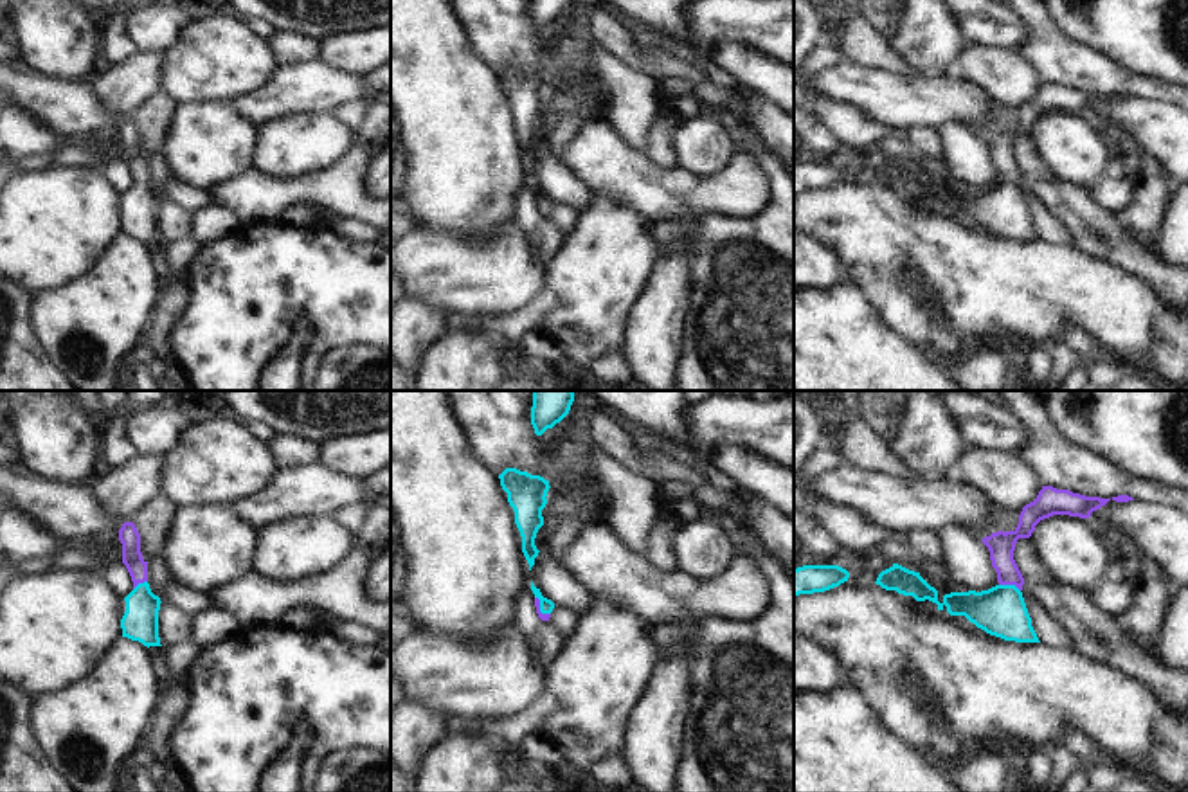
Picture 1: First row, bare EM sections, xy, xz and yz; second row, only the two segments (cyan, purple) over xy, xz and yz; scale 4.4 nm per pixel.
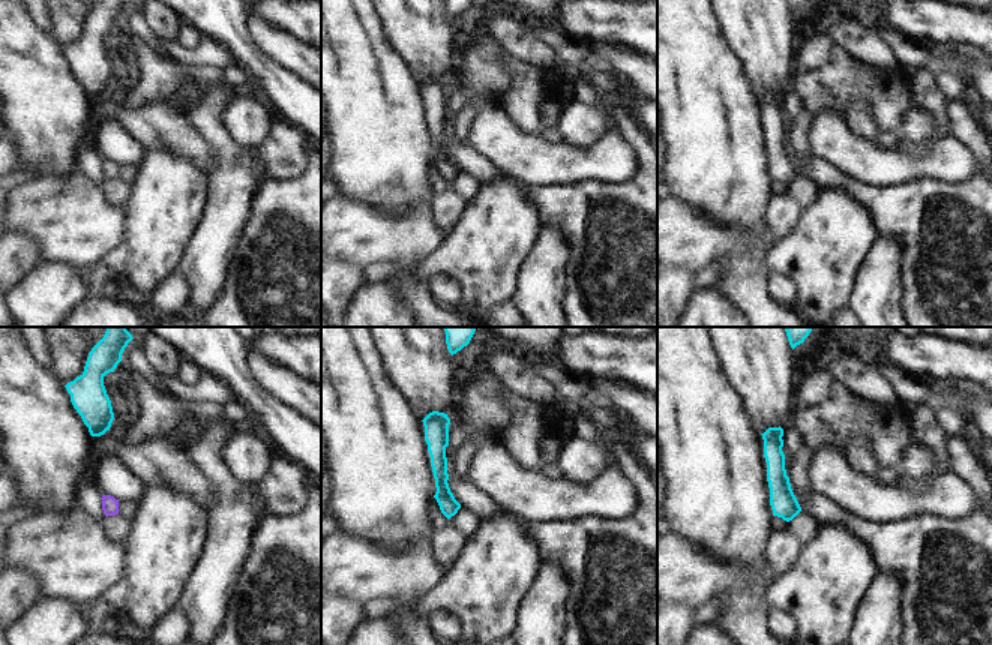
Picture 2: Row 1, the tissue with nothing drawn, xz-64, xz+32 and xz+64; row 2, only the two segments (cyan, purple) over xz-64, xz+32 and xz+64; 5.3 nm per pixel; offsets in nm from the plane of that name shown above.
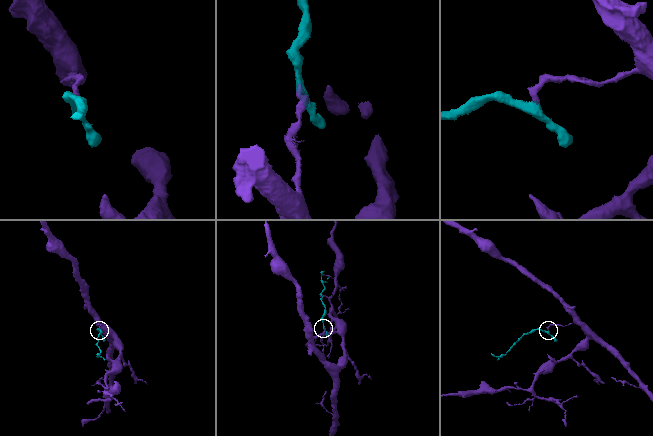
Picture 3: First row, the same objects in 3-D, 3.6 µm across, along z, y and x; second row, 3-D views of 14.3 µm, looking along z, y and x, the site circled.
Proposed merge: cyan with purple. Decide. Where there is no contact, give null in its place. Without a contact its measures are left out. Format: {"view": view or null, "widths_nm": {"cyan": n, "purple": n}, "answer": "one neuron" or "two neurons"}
{"view": "yz", "widths_nm": {"cyan": 220, "purple": 120}, "answer": "one neuron"}

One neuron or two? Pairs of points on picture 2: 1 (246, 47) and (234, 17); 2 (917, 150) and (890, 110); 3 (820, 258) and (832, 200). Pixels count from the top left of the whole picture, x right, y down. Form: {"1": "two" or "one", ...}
{"1": "one", "2": "two", "3": "one"}

